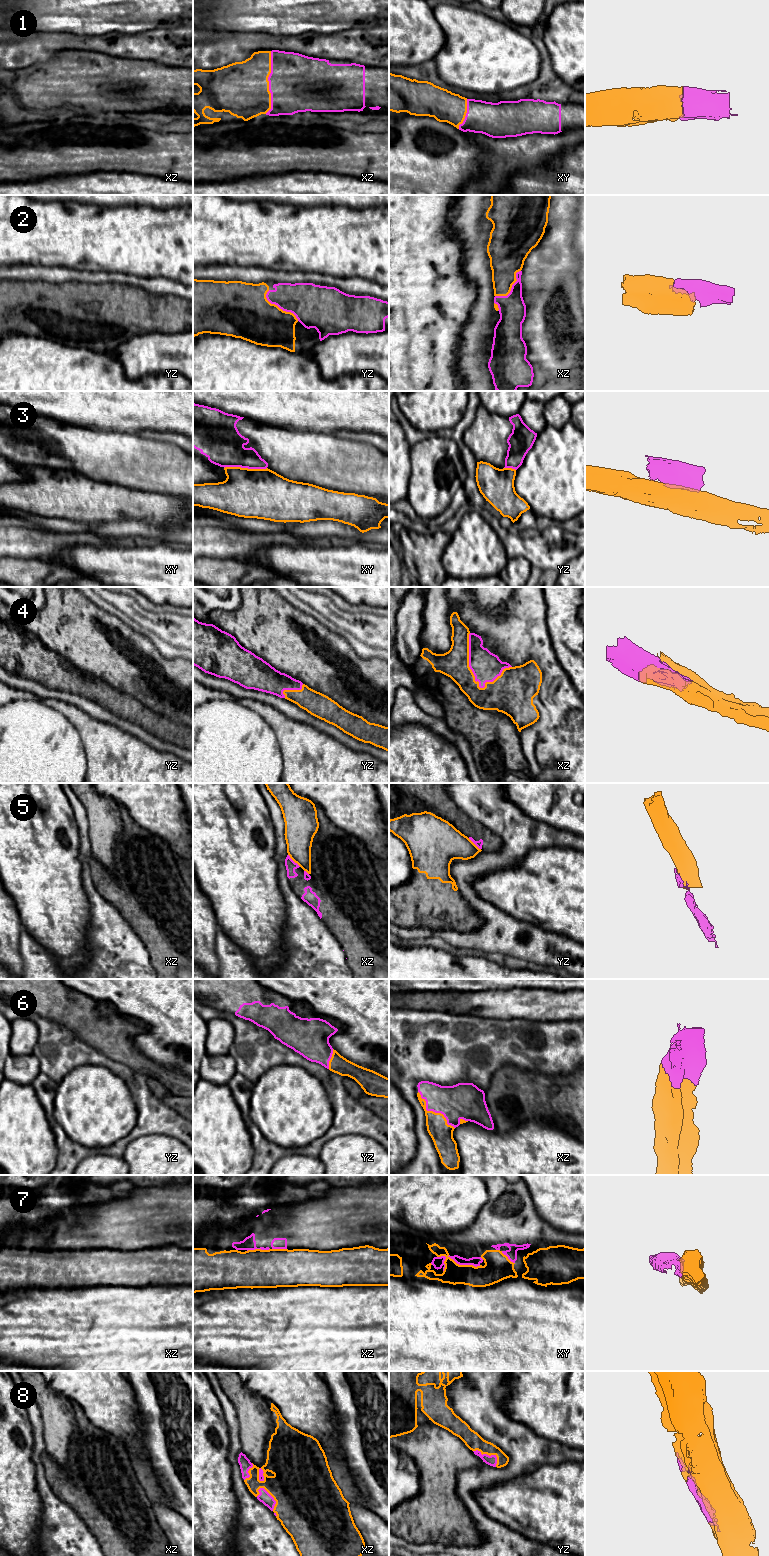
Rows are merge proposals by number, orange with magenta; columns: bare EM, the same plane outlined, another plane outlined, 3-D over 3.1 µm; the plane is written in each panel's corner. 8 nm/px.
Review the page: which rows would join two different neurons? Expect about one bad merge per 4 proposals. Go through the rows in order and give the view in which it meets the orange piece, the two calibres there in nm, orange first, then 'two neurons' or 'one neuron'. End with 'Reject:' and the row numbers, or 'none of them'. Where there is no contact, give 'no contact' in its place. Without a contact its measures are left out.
1: xz | 440/460 nm | one neuron
2: yz | 380/300 nm | one neuron
3: xy | 400/320 nm | two neurons
4: xz | 220/240 nm | one neuron
5: xz | 240/80 nm | two neurons
6: xz | 180/280 nm | one neuron
7: xy | 180/80 nm | two neurons
8: yz | 140/80 nm | one neuron
Reject: 3, 5, 7

